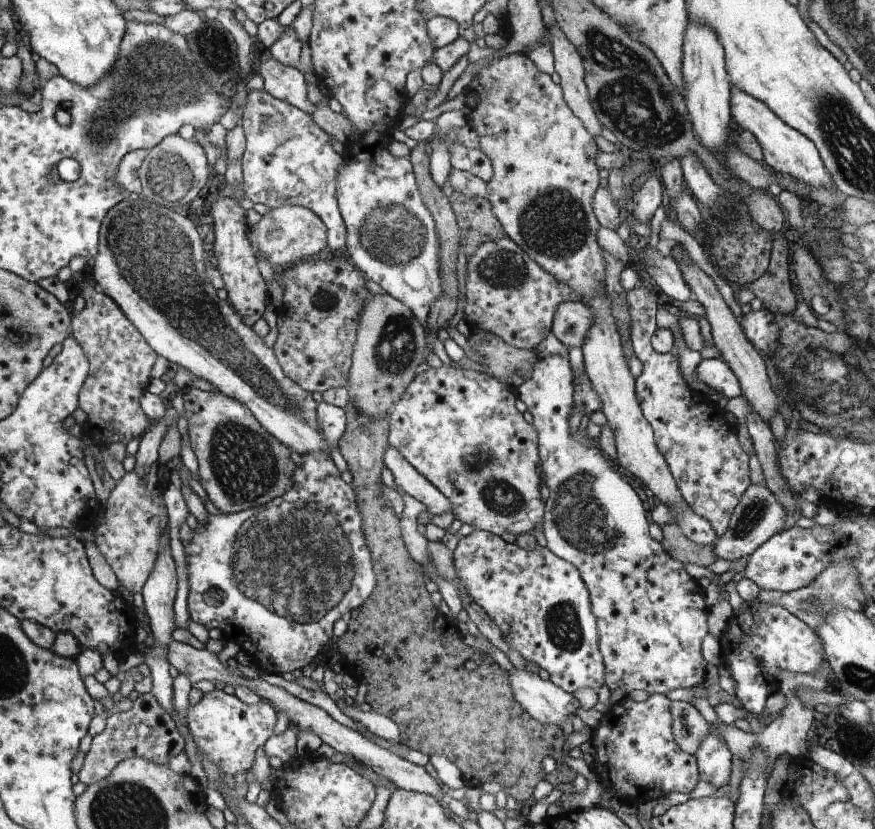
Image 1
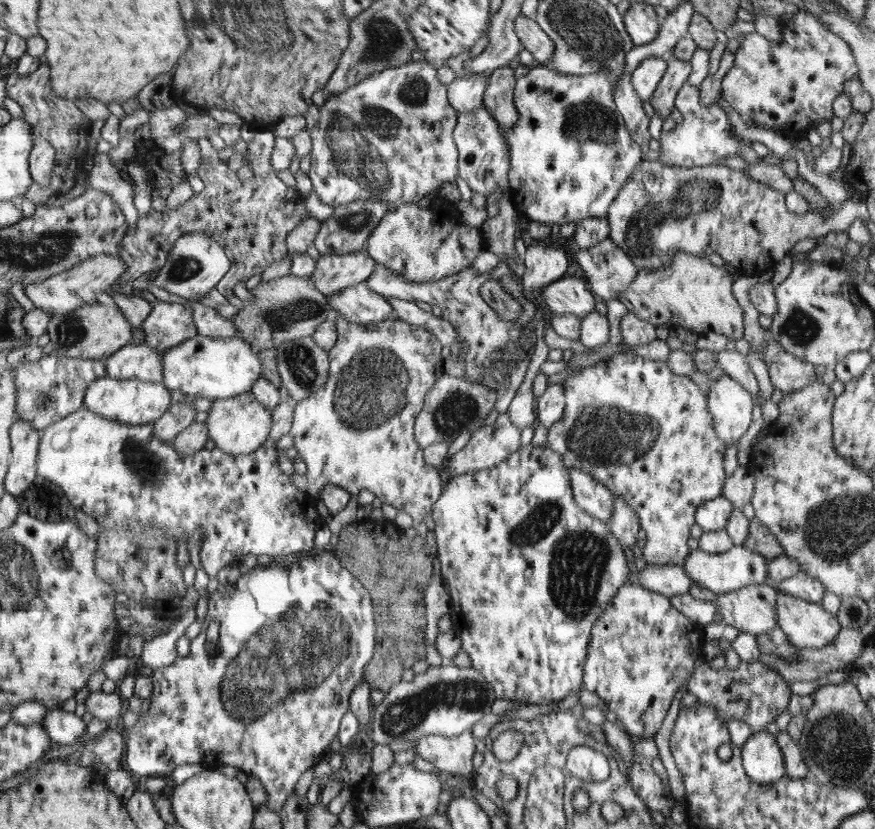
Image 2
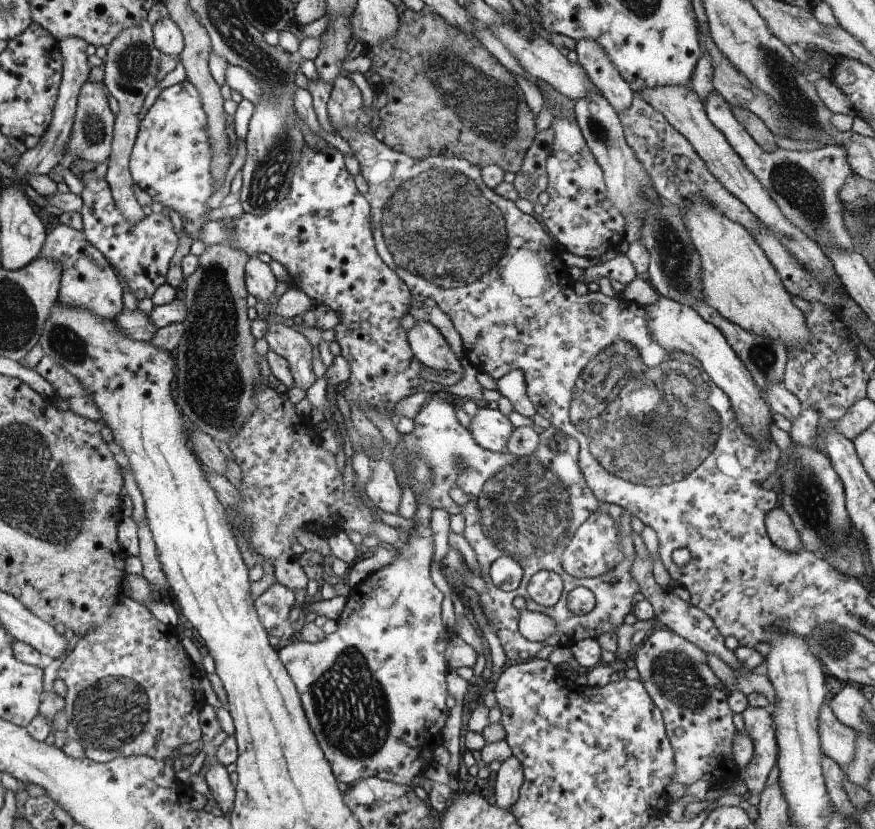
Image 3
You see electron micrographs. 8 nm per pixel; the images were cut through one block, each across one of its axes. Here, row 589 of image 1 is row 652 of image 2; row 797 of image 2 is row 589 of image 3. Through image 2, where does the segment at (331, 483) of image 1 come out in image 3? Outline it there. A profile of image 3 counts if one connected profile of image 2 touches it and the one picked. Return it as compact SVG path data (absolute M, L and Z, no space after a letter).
M276 581L256 599L256 608L263 627L279 640L291 641L297 636L288 620L290 610L296 604L294 595L295 592L287 585Z

